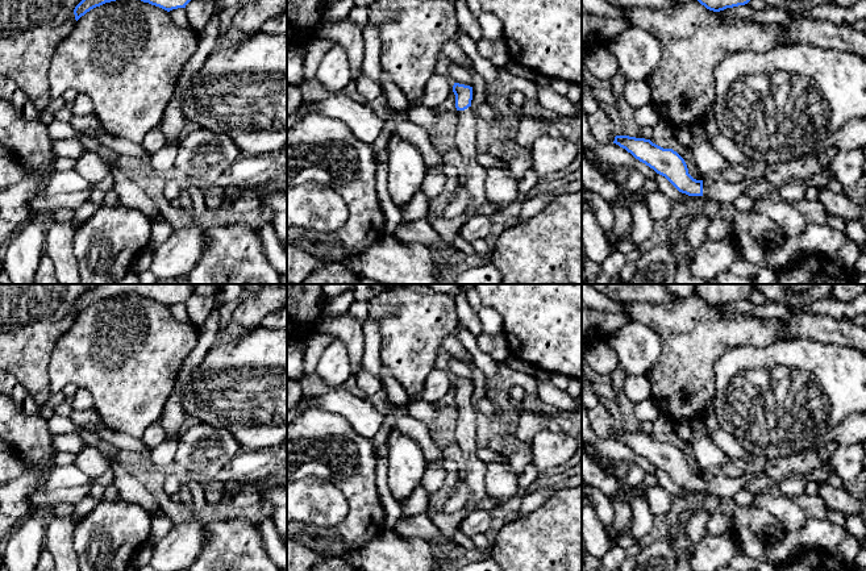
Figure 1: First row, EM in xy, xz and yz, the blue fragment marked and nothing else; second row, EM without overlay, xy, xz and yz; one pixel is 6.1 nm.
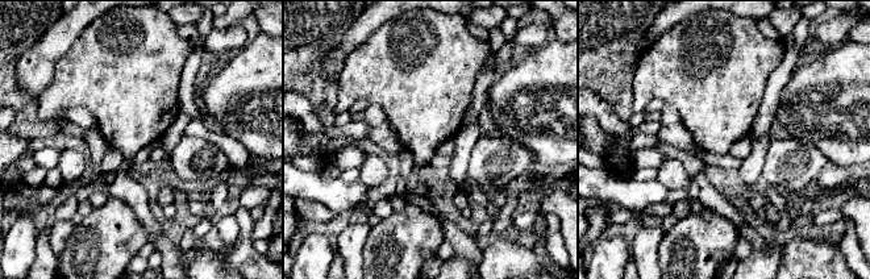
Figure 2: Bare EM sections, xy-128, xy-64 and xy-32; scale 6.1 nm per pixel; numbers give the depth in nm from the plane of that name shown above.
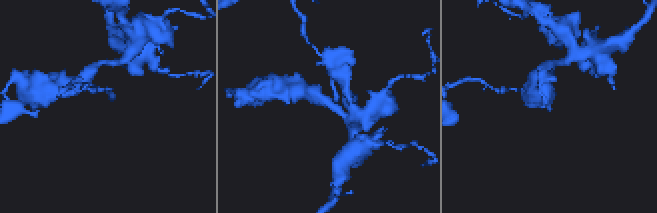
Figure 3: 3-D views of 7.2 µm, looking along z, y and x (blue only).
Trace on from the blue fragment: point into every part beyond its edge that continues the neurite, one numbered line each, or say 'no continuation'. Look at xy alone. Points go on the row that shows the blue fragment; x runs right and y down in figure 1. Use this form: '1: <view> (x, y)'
no continuation

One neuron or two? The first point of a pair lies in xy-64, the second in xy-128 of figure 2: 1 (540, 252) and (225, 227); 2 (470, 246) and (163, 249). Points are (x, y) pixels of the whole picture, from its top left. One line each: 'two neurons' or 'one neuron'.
1: two neurons
2: one neuron

